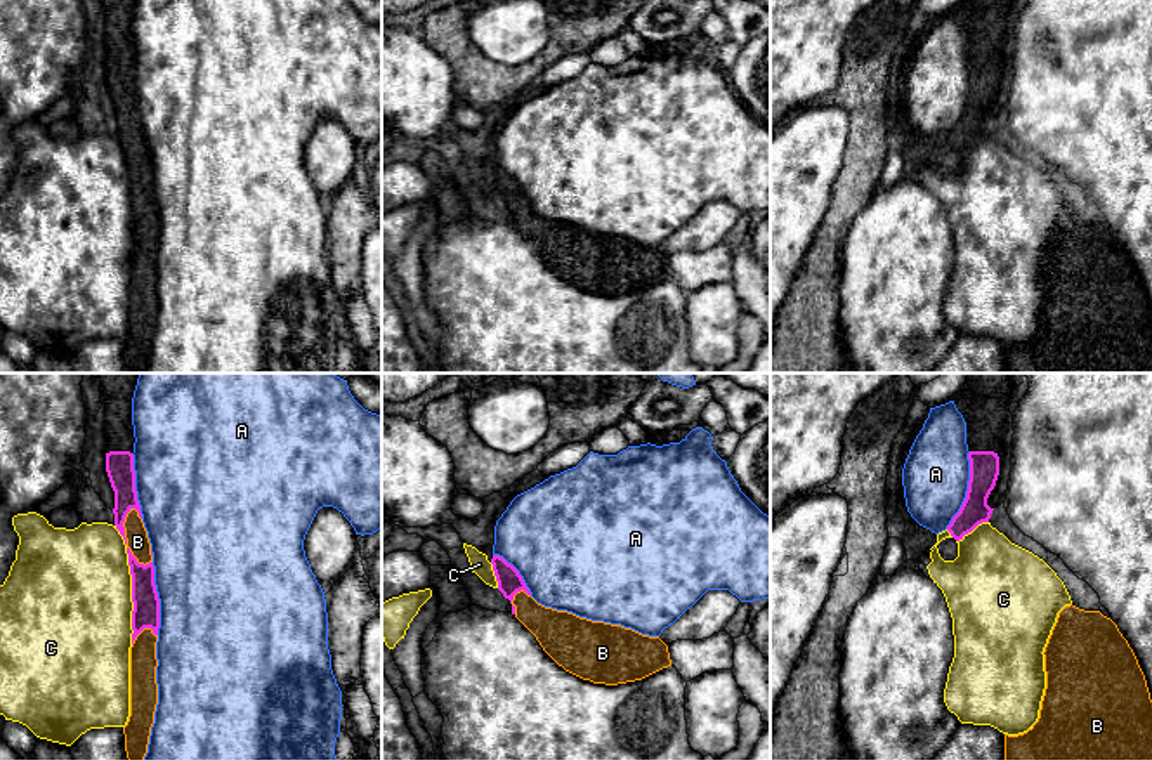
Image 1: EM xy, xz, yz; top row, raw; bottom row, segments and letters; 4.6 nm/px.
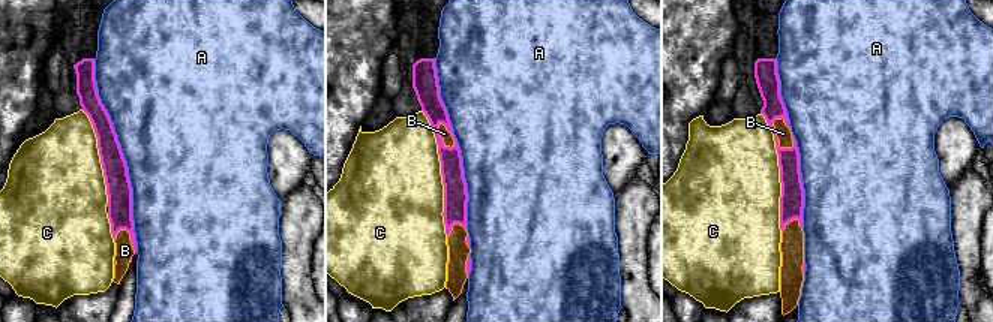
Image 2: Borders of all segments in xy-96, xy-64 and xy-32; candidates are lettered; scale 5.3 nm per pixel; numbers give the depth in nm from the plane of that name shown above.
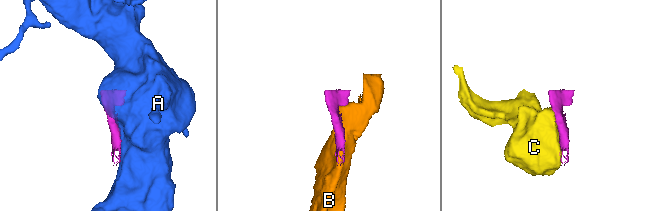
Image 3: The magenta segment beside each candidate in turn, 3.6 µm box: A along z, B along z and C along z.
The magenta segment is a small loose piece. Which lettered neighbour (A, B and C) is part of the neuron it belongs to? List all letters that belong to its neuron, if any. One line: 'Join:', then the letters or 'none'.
Join: B

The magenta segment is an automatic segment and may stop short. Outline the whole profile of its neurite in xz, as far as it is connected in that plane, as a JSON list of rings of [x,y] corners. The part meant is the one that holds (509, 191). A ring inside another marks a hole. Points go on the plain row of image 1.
[[[493,167],[491,175],[512,226],[566,283],[593,295],[618,297],[671,278],[668,257],[659,248],[545,219],[531,208],[512,175],[500,167]]]

